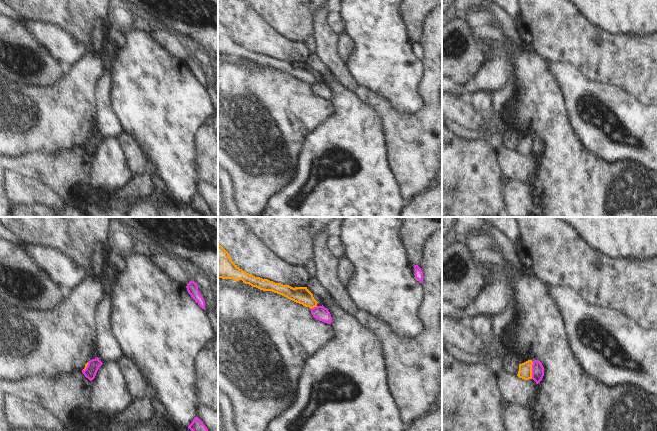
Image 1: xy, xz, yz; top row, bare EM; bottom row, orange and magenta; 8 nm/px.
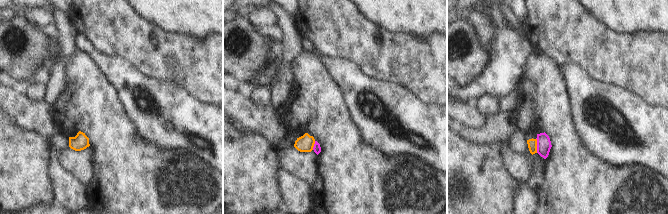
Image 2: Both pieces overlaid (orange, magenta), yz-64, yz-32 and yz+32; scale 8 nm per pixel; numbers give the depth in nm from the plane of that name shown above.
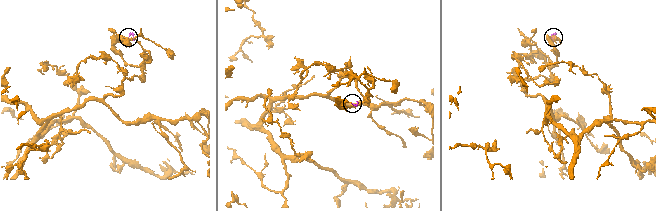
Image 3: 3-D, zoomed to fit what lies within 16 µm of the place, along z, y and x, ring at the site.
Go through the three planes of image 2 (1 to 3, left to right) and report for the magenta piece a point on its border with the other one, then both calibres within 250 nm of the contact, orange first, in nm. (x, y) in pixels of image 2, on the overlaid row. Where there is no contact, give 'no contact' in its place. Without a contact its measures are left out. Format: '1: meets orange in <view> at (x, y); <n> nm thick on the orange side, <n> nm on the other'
1: no contact
2: meets orange in yz-32 at (313, 145); 140 nm thick on the orange side, 60 nm on the other
3: meets orange in yz+32 at (536, 145); 80 nm thick on the orange side, 110 nm on the other

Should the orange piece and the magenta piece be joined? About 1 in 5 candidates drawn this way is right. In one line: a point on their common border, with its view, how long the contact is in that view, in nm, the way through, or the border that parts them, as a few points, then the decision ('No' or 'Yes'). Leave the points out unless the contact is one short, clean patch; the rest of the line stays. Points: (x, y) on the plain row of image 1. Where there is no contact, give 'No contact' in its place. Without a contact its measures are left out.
Touches orange at yz (531, 146). Shared border 140 nm. No

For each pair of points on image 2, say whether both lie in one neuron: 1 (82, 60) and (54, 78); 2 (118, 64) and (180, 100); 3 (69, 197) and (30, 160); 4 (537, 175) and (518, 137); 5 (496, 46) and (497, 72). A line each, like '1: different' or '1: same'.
1: different
2: same
3: different
4: same
5: same

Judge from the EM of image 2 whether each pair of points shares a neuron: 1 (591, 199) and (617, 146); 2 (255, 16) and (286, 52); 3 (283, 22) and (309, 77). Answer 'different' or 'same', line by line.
1: different
2: different
3: different

